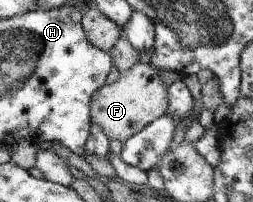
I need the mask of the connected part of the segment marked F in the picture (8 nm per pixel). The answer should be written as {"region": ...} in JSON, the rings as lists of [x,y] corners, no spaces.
{"region":[[[140,60],[132,67],[121,72],[117,81],[110,85],[104,85],[92,97],[92,124],[100,126],[107,138],[118,139],[124,143],[130,140],[137,133],[142,132],[148,125],[152,124],[160,116],[167,113],[168,109],[168,93],[167,87],[163,85],[160,77],[156,74],[156,68],[146,60]]]}

